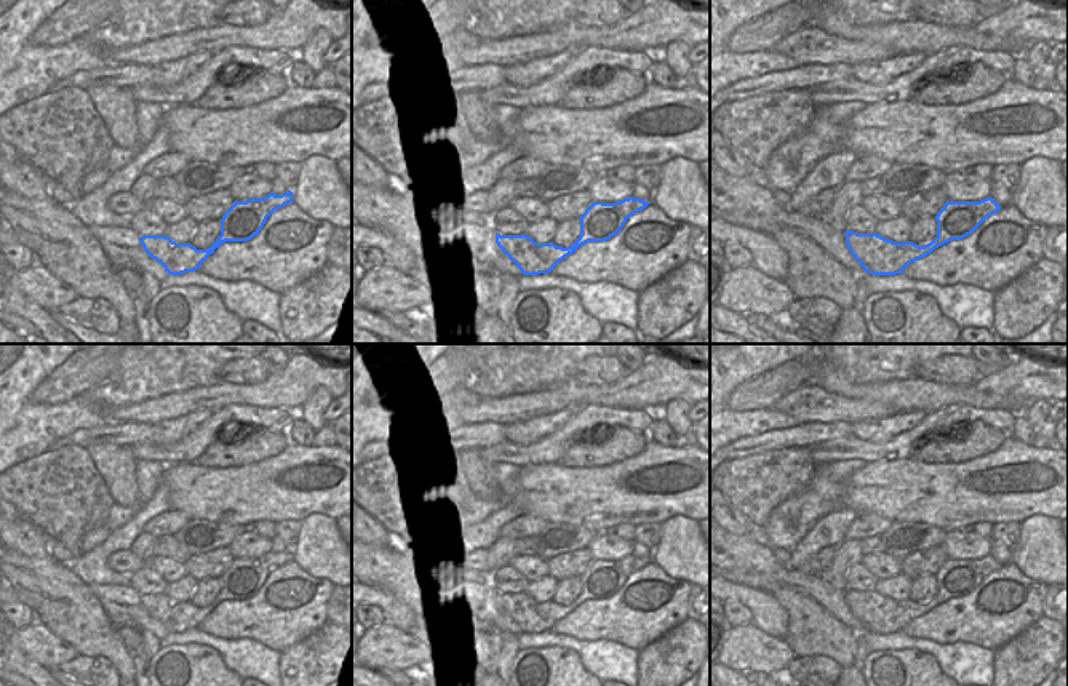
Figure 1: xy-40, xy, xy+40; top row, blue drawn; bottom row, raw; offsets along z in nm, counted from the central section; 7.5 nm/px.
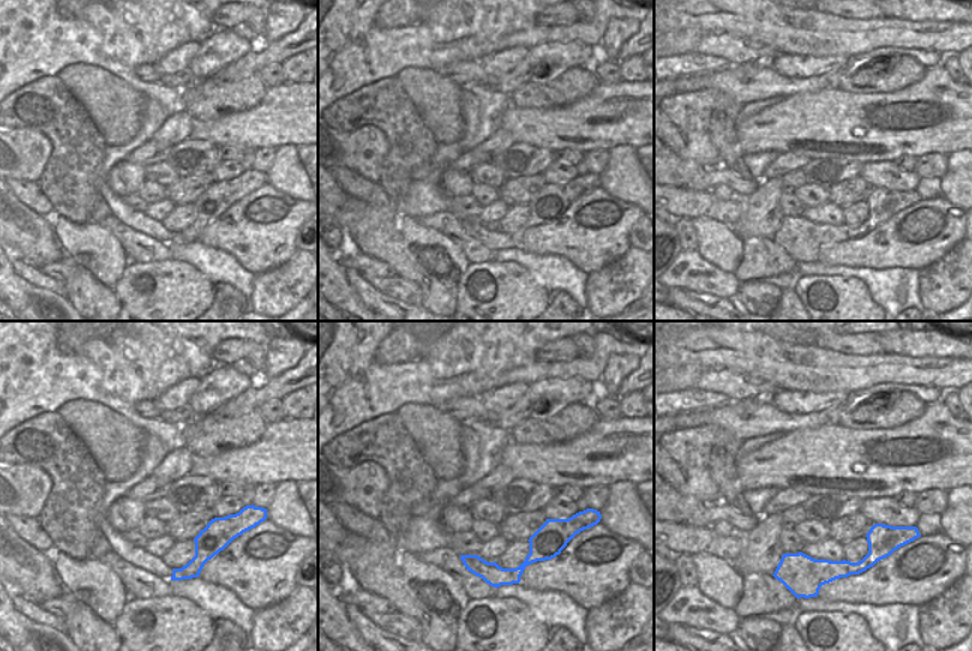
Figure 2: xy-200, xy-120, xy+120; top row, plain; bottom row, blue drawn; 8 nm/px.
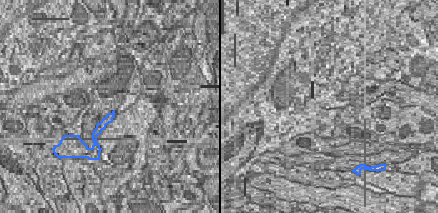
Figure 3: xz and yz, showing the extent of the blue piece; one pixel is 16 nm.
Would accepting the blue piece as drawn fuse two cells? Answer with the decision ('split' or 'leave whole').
leave whole

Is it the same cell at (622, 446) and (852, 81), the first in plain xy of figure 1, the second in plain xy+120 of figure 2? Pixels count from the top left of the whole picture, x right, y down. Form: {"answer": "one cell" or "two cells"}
{"answer": "one cell"}

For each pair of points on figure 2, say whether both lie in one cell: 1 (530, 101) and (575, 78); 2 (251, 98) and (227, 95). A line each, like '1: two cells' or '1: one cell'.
1: one cell
2: one cell

